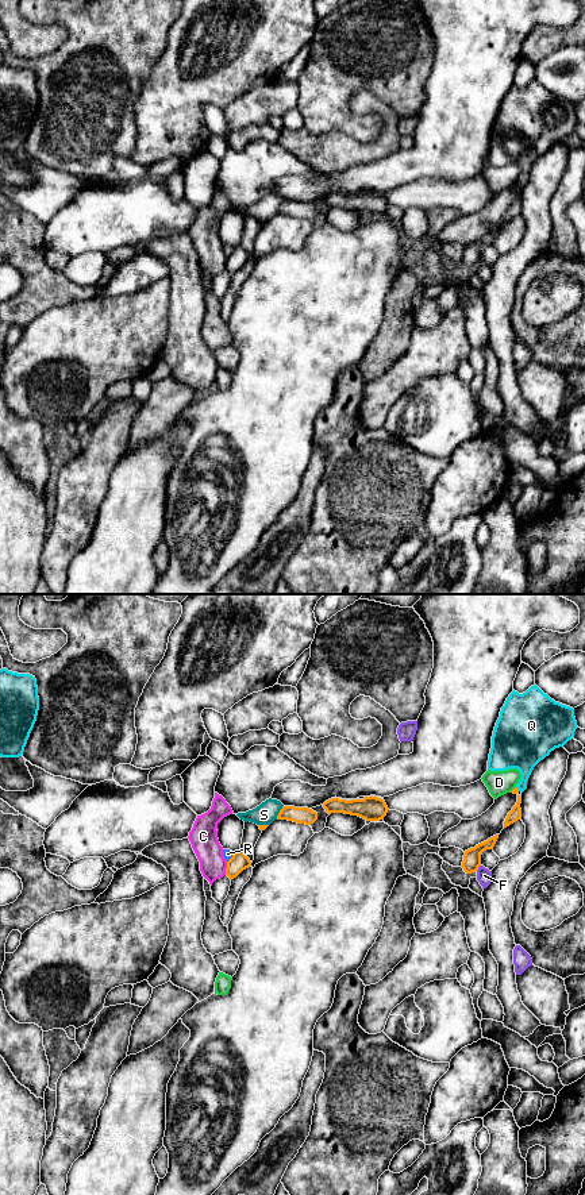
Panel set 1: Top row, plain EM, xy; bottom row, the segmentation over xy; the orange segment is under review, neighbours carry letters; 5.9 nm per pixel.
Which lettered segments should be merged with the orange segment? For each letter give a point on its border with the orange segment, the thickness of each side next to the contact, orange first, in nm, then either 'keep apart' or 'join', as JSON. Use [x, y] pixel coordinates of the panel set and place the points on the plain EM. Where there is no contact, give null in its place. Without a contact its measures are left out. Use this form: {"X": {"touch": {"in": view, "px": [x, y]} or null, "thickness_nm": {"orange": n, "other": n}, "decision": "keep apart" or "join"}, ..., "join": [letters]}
{"C": {"touch": {"in": "xy", "px": [226, 263]}, "thickness_nm": {"orange": 110, "other": 160}, "decision": "keep apart"}, "D": {"touch": {"in": "xy", "px": [514, 184]}, "thickness_nm": {"orange": 70, "other": 140}, "decision": "keep apart"}, "F": {"touch": {"in": "xy", "px": [478, 261]}, "thickness_nm": {"orange": 110, "other": 90}, "decision": "keep apart"}, "Q": {"touch": {"in": "xy", "px": [518, 184]}, "thickness_nm": {"orange": 70, "other": 260}, "decision": "keep apart"}, "R": {"touch": {"in": "xy", "px": [231, 253]}, "thickness_nm": {"orange": 110, "other": 60}, "decision": "keep apart"}, "S": {"touch": {"in": "xy", "px": [280, 207]}, "thickness_nm": {"orange": 100, "other": 130}, "decision": "keep apart"}, "join": []}

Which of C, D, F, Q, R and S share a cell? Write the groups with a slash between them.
C / D / F / Q / R / S

